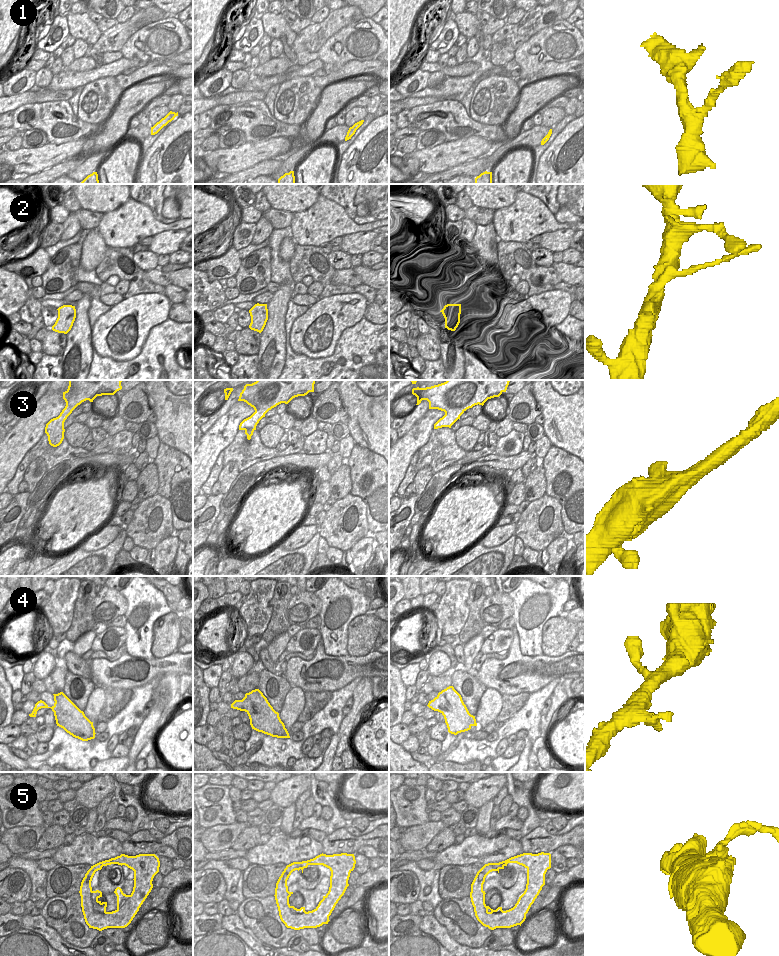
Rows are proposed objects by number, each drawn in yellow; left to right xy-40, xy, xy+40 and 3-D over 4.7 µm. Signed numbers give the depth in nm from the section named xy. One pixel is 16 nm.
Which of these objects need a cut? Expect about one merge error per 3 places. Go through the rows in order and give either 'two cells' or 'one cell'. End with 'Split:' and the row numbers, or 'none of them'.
1: one cell
2: one cell
3: one cell
4: one cell
5: one cell
Split: none of them

